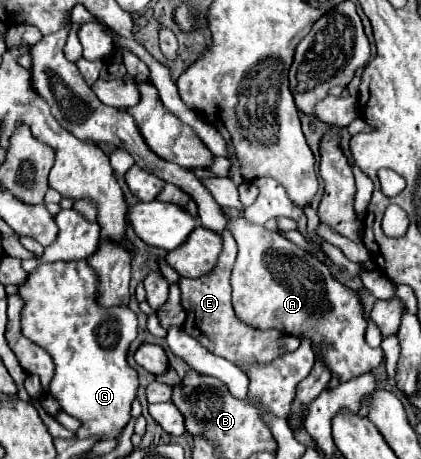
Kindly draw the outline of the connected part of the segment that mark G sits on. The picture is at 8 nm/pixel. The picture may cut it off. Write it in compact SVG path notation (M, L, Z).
M87 260L39 264L17 294L23 300L21 332L45 348L55 362L51 396L69 416L81 420L75 436L117 438L131 418L131 402L139 386L137 370L127 362L129 346L137 338L135 312L129 306L99 306L99 278Z

